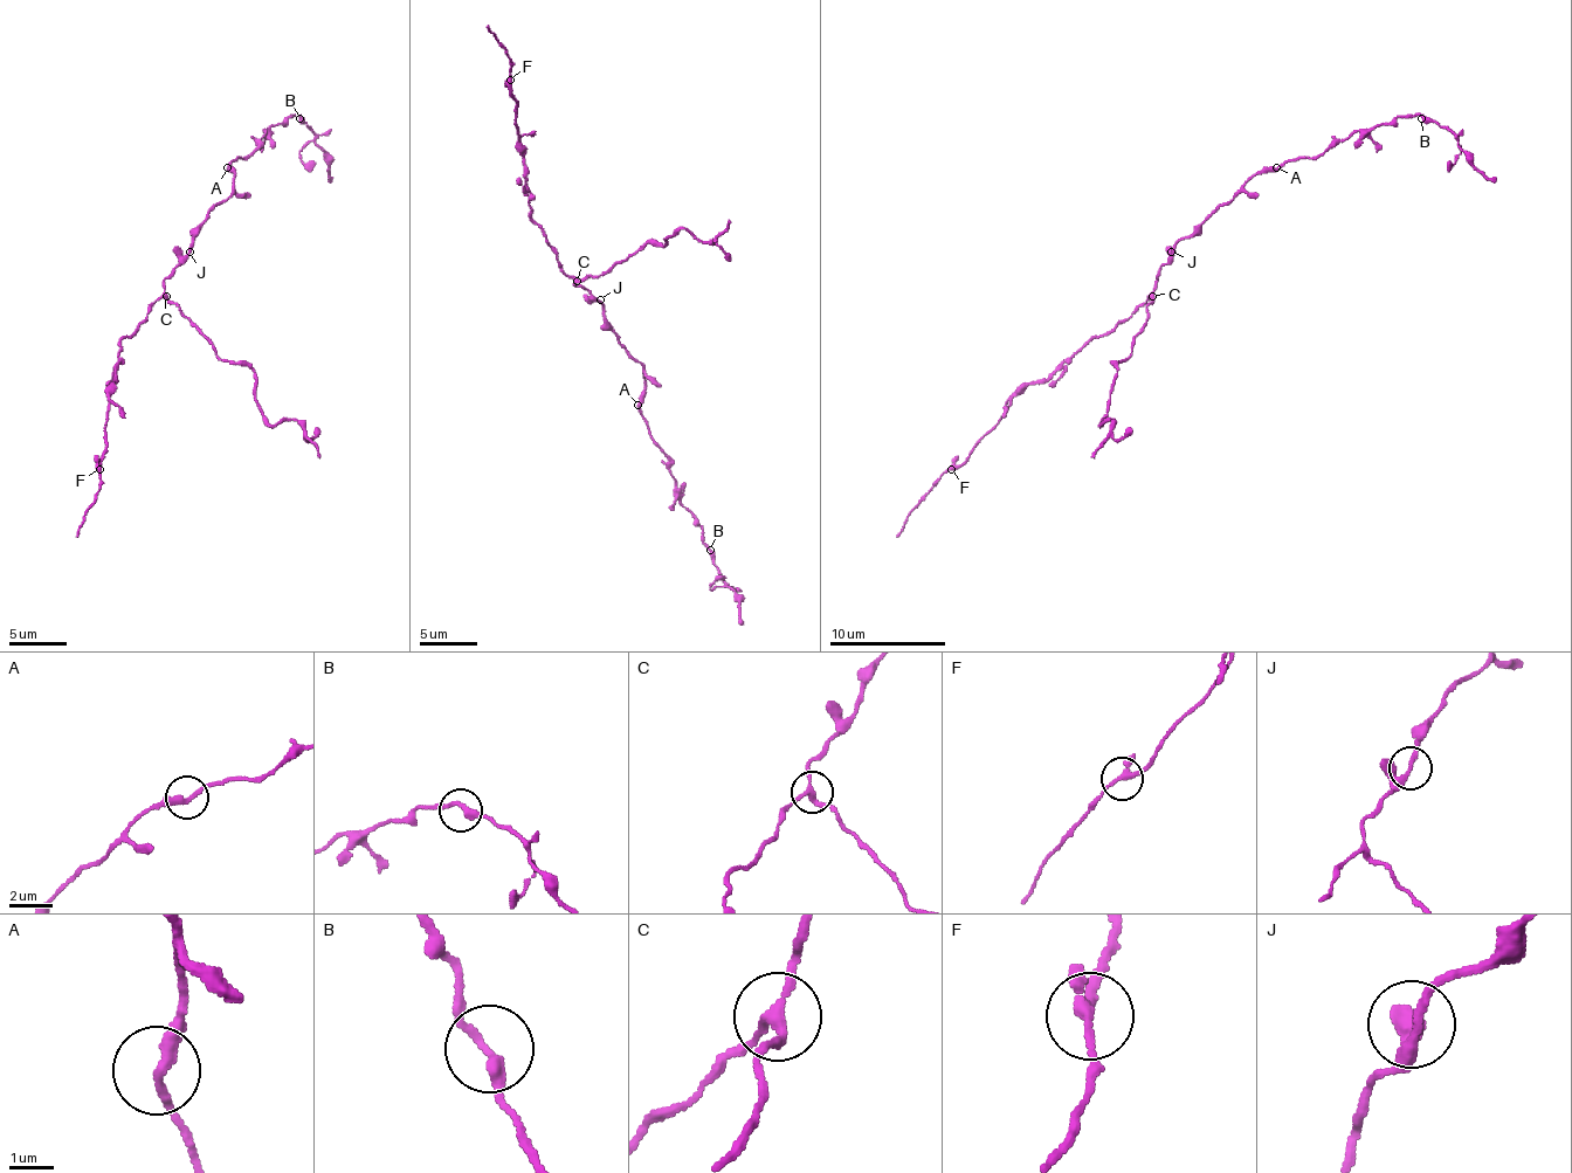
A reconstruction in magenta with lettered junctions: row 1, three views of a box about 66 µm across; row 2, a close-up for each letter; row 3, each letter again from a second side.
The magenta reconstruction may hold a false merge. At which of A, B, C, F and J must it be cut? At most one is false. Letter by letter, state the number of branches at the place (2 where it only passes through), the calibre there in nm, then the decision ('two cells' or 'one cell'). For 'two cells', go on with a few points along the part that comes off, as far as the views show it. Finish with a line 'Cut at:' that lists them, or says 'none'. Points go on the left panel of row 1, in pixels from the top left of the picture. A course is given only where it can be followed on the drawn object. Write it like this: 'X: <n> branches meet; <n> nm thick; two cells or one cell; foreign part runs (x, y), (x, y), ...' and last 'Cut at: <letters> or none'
A: 2 branches meet; 280 nm thick; one cell
B: 2 branches meet; 260 nm thick; one cell
C: 3 branches meet; 200 nm thick; two cells; foreign part runs (166, 295), (221, 359), (254, 371), (256, 405), (270, 426), (288, 420), (300, 426), (317, 448), (317, 457)
F: 3 branches meet; 240 nm thick; one cell
J: 2 branches meet; 220 nm thick; one cell
Cut at: C

